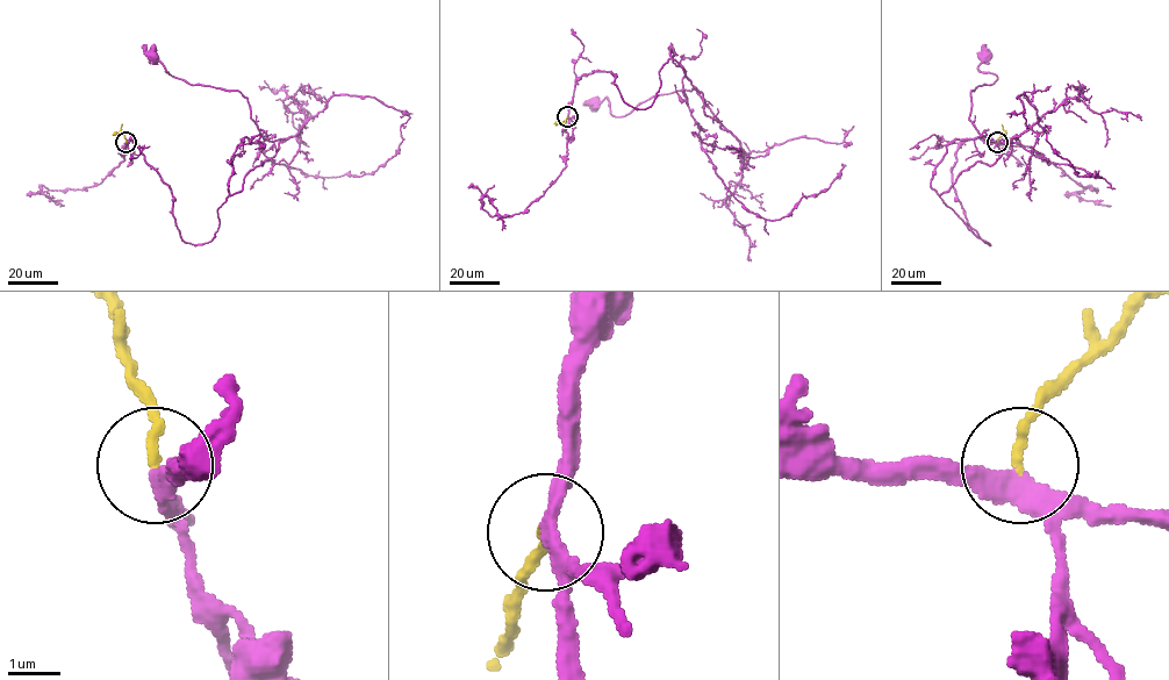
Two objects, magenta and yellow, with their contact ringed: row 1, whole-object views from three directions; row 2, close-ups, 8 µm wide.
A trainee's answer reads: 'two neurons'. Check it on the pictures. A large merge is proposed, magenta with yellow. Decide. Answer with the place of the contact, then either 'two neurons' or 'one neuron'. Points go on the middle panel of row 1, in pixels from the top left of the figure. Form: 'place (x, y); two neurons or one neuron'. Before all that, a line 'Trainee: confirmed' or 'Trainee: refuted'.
Trainee: refuted
place (567, 116); one neuron

